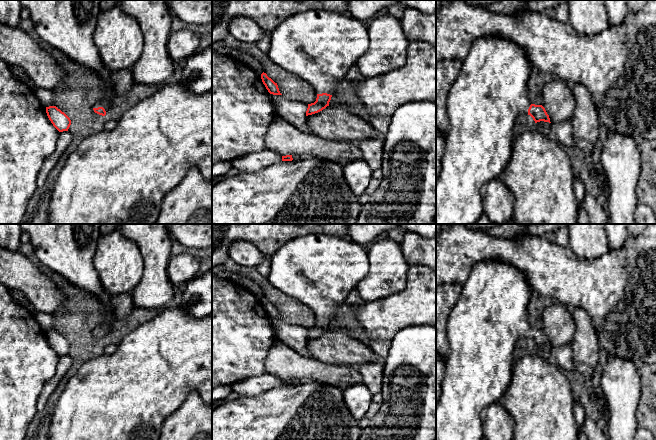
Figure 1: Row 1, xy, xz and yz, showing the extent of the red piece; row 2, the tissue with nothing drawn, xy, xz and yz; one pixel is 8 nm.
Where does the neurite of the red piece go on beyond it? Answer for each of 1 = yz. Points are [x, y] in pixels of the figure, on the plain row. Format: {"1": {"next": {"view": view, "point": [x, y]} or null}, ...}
{"1": {"next": {"view": "yz", "point": [491, 314]}}}

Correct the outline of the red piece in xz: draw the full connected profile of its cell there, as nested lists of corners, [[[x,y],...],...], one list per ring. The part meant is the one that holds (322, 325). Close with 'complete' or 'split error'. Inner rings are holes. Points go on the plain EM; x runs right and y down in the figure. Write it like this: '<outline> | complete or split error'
[[[312,234],[293,239],[278,249],[269,260],[271,265],[270,273],[267,277],[268,282],[282,293],[305,304],[318,317],[316,325],[308,328],[306,340],[318,337],[329,330],[331,321],[337,318],[336,312],[339,306],[344,304],[349,293],[356,289],[358,283],[369,272],[367,249],[348,238],[340,238],[333,235]]] | split error

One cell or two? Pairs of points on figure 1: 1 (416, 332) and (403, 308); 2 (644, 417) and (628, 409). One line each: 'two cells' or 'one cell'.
1: two cells
2: two cells

